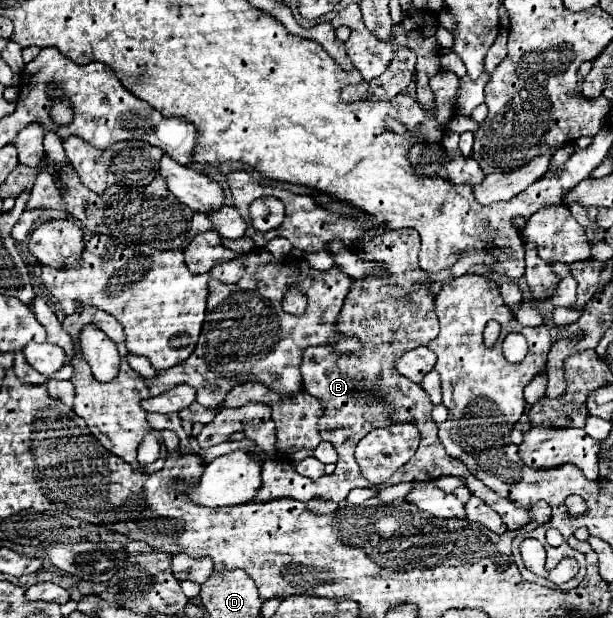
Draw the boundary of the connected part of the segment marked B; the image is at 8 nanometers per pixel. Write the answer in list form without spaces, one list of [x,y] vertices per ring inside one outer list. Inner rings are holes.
[[[411,228],[407,230],[387,230],[381,236],[375,236],[373,240],[369,240],[367,244],[357,248],[357,256],[361,260],[375,260],[379,264],[383,264],[387,268],[387,272],[391,274],[389,282],[383,282],[379,278],[365,278],[365,280],[355,280],[355,284],[351,286],[343,310],[339,314],[339,332],[347,332],[353,334],[361,340],[363,348],[361,348],[361,356],[337,356],[335,352],[331,352],[327,346],[317,346],[317,348],[307,348],[303,352],[303,360],[301,360],[301,376],[303,376],[303,388],[307,392],[311,392],[311,396],[319,398],[323,404],[323,416],[319,420],[319,432],[323,440],[329,440],[337,454],[339,454],[339,462],[337,462],[337,470],[333,474],[325,474],[319,480],[311,480],[310,478],[300,475],[290,463],[283,460],[265,460],[263,462],[263,472],[261,472],[261,488],[259,494],[255,496],[255,500],[273,500],[273,498],[283,498],[283,496],[291,496],[295,500],[311,500],[313,496],[321,496],[325,500],[333,500],[339,502],[343,500],[351,488],[367,488],[371,486],[367,480],[363,480],[363,476],[359,474],[359,466],[355,462],[355,446],[357,442],[373,428],[384,427],[384,424],[391,424],[397,422],[413,422],[419,430],[421,437],[421,444],[415,452],[415,456],[403,464],[397,474],[387,482],[389,484],[397,484],[397,482],[411,482],[411,480],[435,480],[439,476],[461,476],[467,482],[467,488],[471,490],[471,494],[479,496],[487,506],[491,506],[507,524],[509,530],[517,530],[521,528],[527,520],[529,514],[523,508],[517,508],[511,500],[497,496],[491,488],[483,486],[483,482],[479,482],[479,478],[471,476],[471,472],[465,468],[463,462],[459,462],[457,458],[451,458],[445,454],[443,444],[439,442],[438,438],[438,424],[436,424],[431,416],[434,407],[429,396],[425,390],[411,382],[409,378],[401,376],[395,368],[393,368],[393,354],[403,354],[411,348],[417,346],[427,346],[437,334],[439,334],[439,322],[435,316],[435,296],[429,294],[429,278],[427,274],[419,268],[417,264],[417,252],[419,252],[419,234]]]

